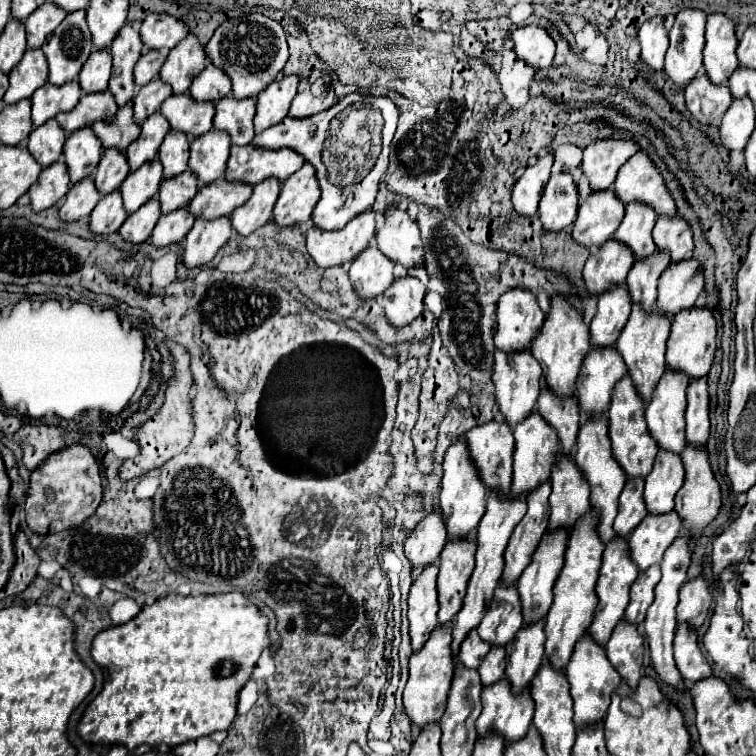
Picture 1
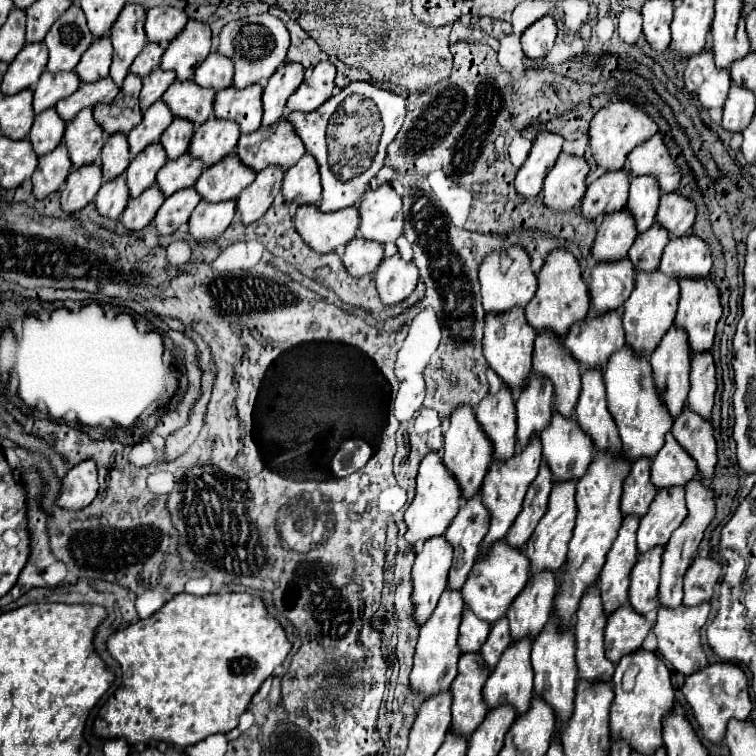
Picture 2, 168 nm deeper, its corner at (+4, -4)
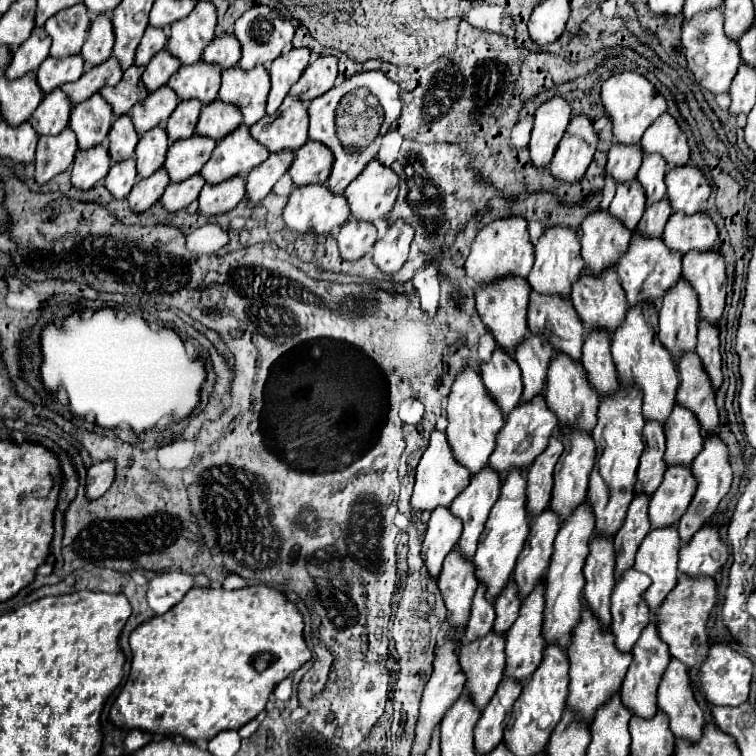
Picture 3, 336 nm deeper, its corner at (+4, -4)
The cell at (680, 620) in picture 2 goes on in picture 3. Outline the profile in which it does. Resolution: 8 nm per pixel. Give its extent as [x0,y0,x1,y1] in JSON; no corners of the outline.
[652,575,716,667]

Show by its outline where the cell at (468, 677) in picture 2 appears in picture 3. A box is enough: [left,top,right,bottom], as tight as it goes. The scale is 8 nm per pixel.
[460,631,504,711]

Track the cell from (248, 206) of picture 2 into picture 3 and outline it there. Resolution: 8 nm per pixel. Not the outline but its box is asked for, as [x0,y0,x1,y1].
[246,151,294,207]

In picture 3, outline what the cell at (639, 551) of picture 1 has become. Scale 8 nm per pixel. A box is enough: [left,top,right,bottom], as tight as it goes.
[650,467,696,529]

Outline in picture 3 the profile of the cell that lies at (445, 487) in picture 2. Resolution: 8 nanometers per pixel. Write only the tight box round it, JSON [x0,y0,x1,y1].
[410,431,470,513]

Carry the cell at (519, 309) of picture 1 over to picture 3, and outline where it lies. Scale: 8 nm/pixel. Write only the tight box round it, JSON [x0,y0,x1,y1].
[466,217,534,285]

